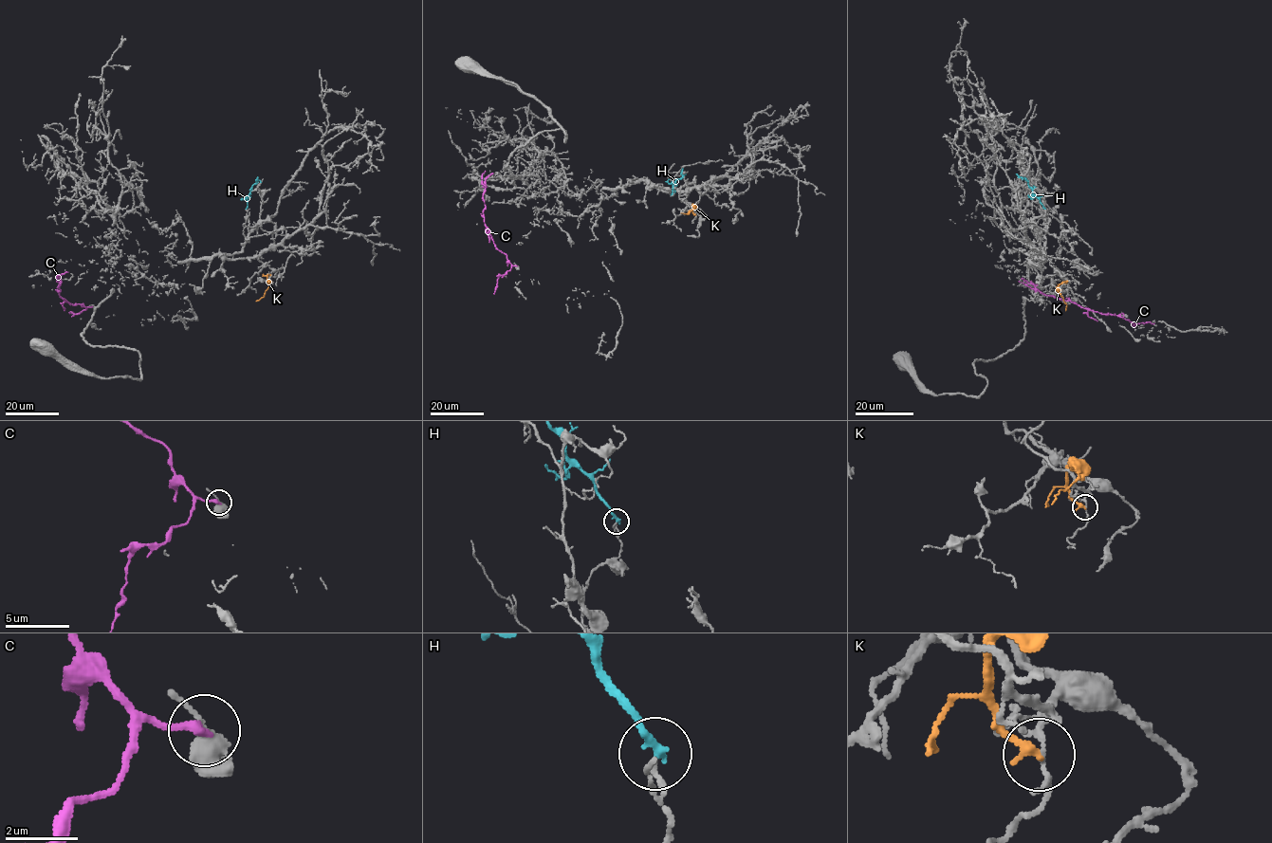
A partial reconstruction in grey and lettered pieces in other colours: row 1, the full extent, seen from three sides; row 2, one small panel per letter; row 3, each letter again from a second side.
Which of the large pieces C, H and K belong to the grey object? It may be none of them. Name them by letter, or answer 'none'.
none

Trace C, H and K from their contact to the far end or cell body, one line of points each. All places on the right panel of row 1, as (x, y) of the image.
C: (1124, 317), (1103, 314), (1069, 301), (1045, 295), (1021, 279)
H: (1044, 208), (1025, 179), (1016, 174)
K: (1067, 282), (1058, 287), (1067, 304), (1065, 310)

